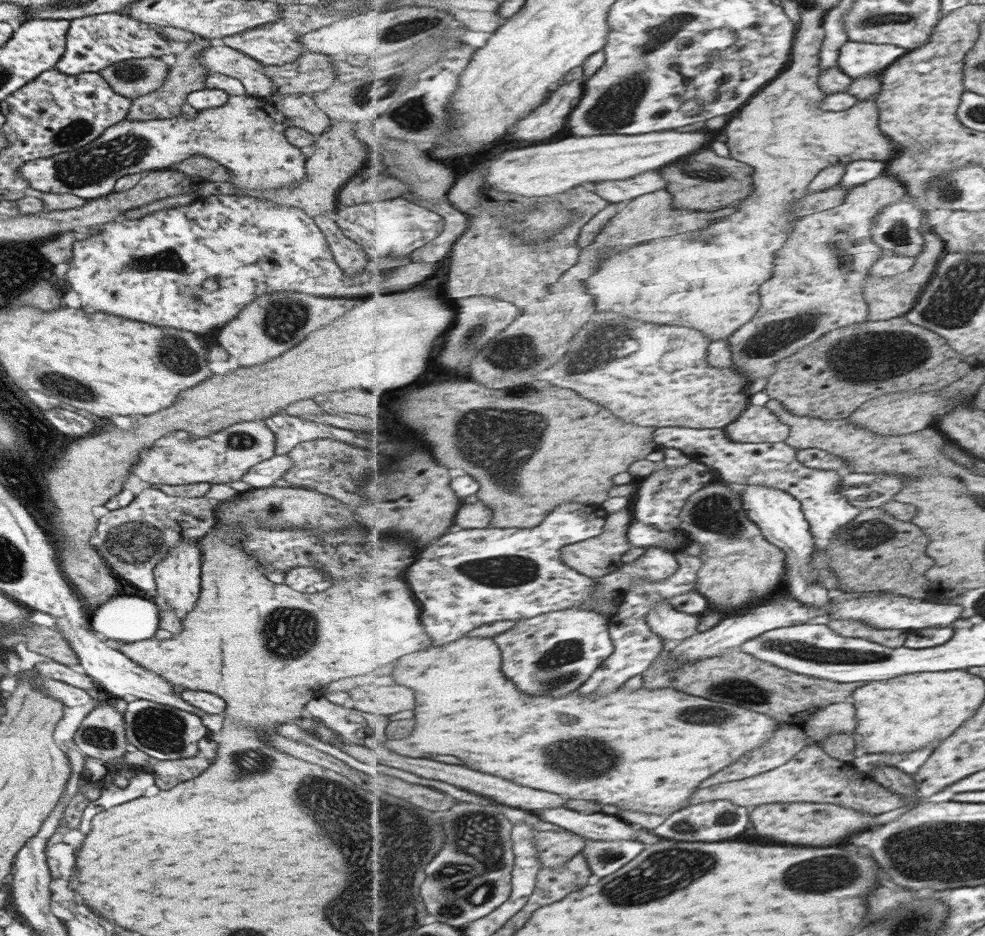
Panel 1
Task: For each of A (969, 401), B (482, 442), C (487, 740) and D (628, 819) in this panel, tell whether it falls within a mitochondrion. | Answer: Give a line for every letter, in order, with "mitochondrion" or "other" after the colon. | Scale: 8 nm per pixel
A: other
B: mitochondrion
C: other
D: other

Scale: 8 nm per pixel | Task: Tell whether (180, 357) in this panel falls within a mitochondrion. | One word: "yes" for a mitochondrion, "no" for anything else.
yes

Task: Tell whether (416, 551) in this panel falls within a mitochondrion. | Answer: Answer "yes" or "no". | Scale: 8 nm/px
no

